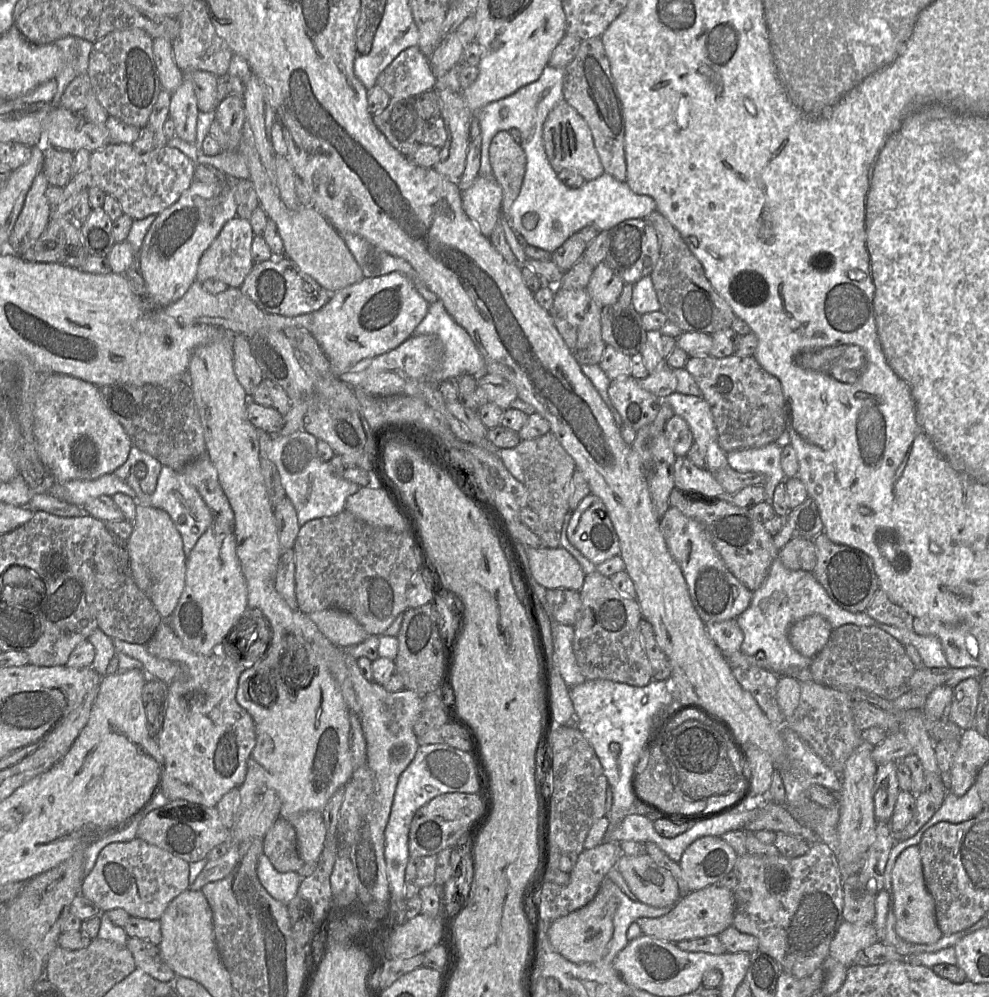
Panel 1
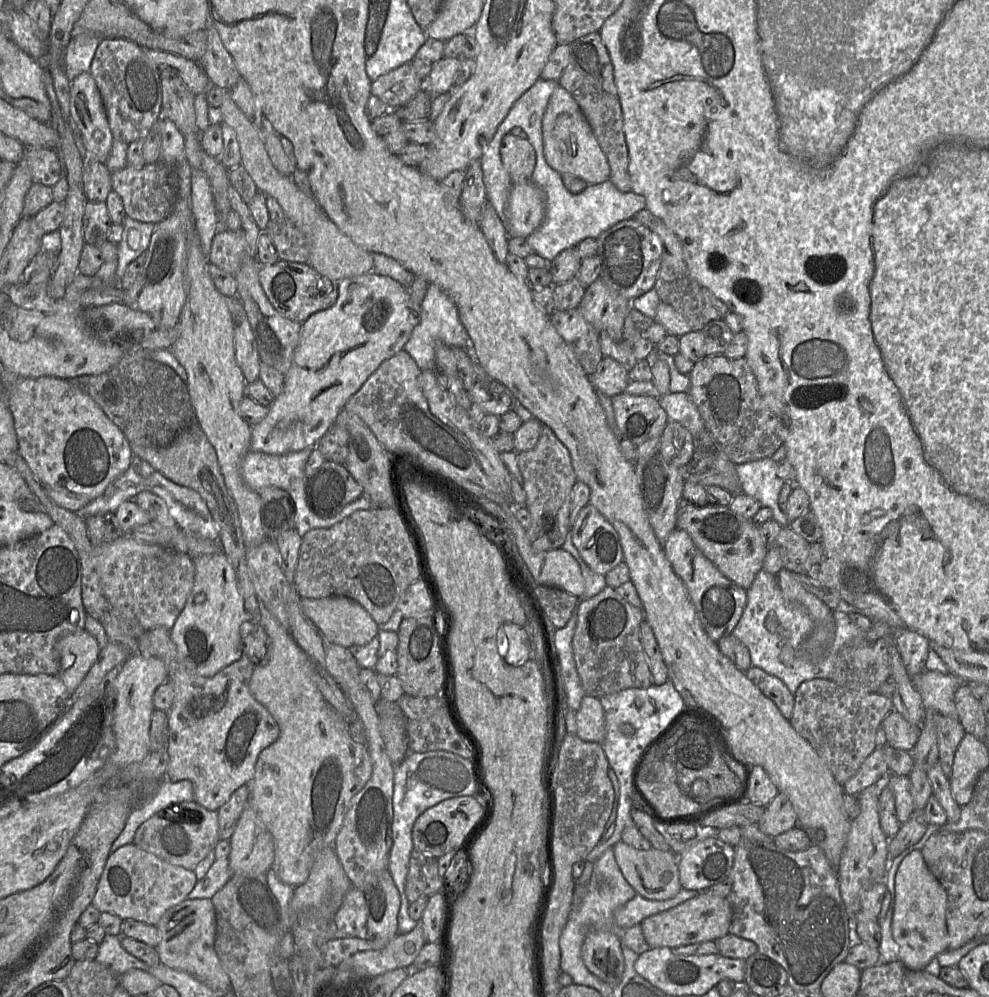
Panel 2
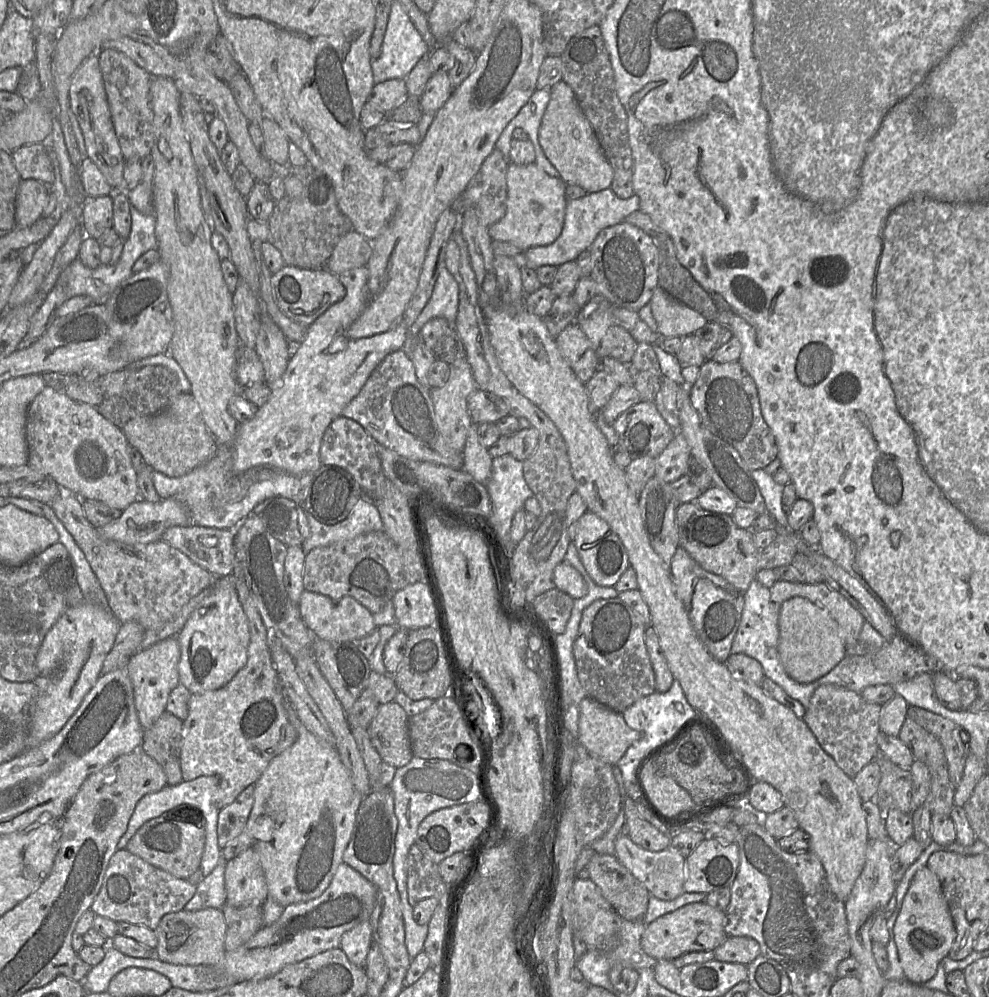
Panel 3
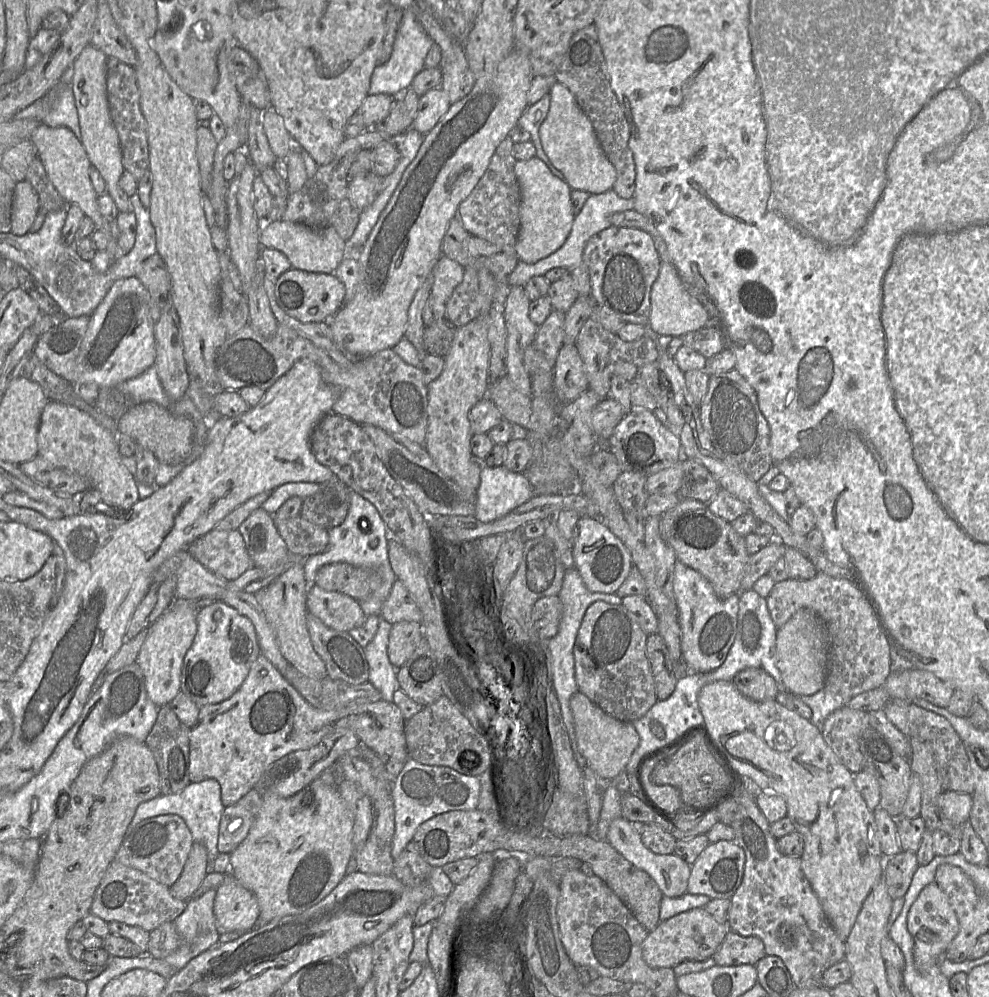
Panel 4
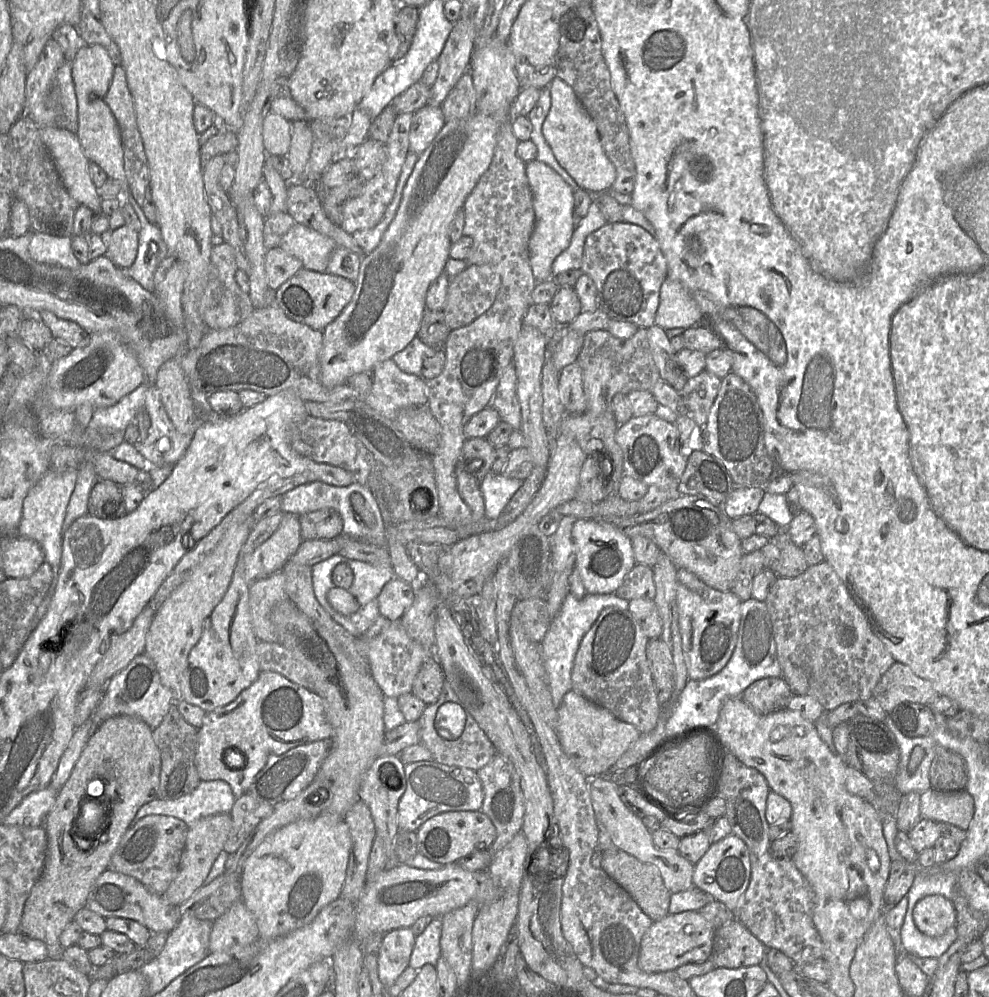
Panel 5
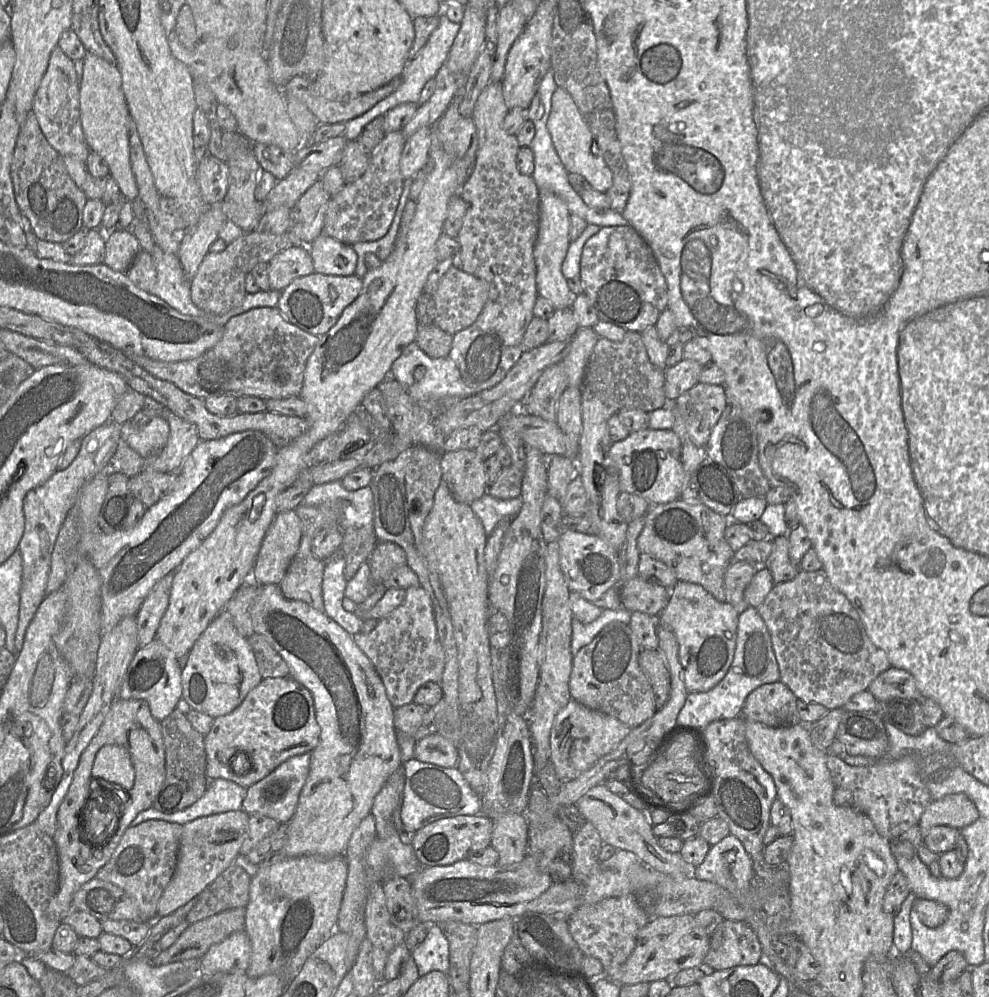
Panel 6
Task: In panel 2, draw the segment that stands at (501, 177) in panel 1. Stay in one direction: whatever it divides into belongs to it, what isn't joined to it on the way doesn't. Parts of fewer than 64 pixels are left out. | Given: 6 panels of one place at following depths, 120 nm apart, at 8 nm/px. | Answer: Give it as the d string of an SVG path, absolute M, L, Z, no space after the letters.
M507 133L501 142L500 156L512 184L530 181L536 163L536 153L527 139Z

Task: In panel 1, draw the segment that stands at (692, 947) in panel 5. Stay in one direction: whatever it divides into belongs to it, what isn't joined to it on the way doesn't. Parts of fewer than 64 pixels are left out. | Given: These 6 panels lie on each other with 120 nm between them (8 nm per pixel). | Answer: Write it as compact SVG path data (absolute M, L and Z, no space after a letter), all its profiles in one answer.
M714 884L691 891L687 896L682 897L668 914L659 918L639 918L636 923L645 935L666 942L677 943L683 940L718 936L732 926L734 909L733 891Z

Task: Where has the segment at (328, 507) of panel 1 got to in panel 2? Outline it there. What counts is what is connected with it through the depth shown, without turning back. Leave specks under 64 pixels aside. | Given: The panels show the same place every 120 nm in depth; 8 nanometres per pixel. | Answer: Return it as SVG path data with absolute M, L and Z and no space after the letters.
M312 448L283 455L273 455L263 452L249 451L241 463L241 475L244 482L253 490L259 492L264 487L277 487L285 490L292 498L295 505L295 529L302 538L309 530L315 528L329 528L342 521L358 510L368 510L374 505L366 495L346 505L343 510L334 517L320 517L310 507L307 495L308 478L305 475L305 465Z

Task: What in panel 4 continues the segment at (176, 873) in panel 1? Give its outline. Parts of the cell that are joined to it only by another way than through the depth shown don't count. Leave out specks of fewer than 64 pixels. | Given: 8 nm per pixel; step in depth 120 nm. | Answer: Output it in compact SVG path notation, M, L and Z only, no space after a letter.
M114 859L94 894L90 913L107 923L119 921L151 932L165 922L174 922L186 909L186 904L187 901L177 899L171 894L170 887Z

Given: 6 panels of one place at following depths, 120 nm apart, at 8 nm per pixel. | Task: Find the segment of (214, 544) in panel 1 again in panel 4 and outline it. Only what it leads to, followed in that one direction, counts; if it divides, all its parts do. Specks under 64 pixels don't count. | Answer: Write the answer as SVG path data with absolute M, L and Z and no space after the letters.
M221 600L205 603L196 616L197 632L187 651L181 671L181 691L199 707L230 698L245 681L252 664L261 654L256 630L252 622L235 608Z

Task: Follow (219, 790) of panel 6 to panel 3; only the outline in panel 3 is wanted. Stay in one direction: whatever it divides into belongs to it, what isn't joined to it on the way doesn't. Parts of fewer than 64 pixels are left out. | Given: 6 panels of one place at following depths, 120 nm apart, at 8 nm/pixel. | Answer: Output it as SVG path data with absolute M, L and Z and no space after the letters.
M201 776L191 781L182 781L175 786L166 785L158 792L146 794L138 801L129 820L127 830L117 844L118 850L125 849L129 840L147 821L157 818L173 809L187 808L196 814L198 821L202 819L205 823L205 846L200 864L200 872L204 877L207 876L221 861L222 849L218 845L217 836L217 823L220 809L213 803L213 795L217 791L218 786L219 779L217 777Z

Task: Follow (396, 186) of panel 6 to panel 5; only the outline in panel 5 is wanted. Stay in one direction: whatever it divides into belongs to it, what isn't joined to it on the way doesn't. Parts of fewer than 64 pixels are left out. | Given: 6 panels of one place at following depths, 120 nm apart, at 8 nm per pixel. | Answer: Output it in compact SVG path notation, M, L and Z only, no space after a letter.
M414 113L398 114L389 137L385 143L387 158L381 170L364 183L362 192L353 198L348 198L341 206L342 221L340 227L352 235L357 231L374 228L383 218L384 213L393 199L399 175L407 153L409 152L409 134Z

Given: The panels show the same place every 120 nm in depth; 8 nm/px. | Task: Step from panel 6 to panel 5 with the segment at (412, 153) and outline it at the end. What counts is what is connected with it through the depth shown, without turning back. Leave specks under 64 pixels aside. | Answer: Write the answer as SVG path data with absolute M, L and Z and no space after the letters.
M425 105L414 113L409 134L409 151L420 155L445 124L441 106Z

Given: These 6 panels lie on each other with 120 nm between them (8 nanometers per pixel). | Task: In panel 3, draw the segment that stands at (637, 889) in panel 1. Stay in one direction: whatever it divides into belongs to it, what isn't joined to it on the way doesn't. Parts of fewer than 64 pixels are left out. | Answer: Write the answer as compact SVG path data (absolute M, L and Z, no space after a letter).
M620 834L615 839L615 856L652 896L663 901L672 901L684 892L686 858L674 848L669 846L662 851L651 852L636 845L627 834Z

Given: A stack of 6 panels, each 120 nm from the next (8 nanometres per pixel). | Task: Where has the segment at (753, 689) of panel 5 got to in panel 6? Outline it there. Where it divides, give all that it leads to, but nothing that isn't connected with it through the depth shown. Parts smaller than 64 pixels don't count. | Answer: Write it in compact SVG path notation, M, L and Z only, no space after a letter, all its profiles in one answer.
M780 680L763 684L749 693L741 717L773 728L791 727L802 723L797 700L792 690Z

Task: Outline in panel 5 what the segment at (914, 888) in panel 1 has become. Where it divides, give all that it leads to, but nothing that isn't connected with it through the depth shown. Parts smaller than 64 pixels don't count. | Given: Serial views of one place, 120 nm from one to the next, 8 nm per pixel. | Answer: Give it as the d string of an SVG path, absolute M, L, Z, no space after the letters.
M928 895L913 909L917 928L929 937L939 937L956 923L956 911L950 899L943 895Z

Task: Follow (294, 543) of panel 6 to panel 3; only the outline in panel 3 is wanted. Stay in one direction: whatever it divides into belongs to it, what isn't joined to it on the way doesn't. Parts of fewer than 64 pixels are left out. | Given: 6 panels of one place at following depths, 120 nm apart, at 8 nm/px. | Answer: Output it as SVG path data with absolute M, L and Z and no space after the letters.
M172 526L161 540L184 553L214 577L233 574L236 565L235 529L201 526Z

